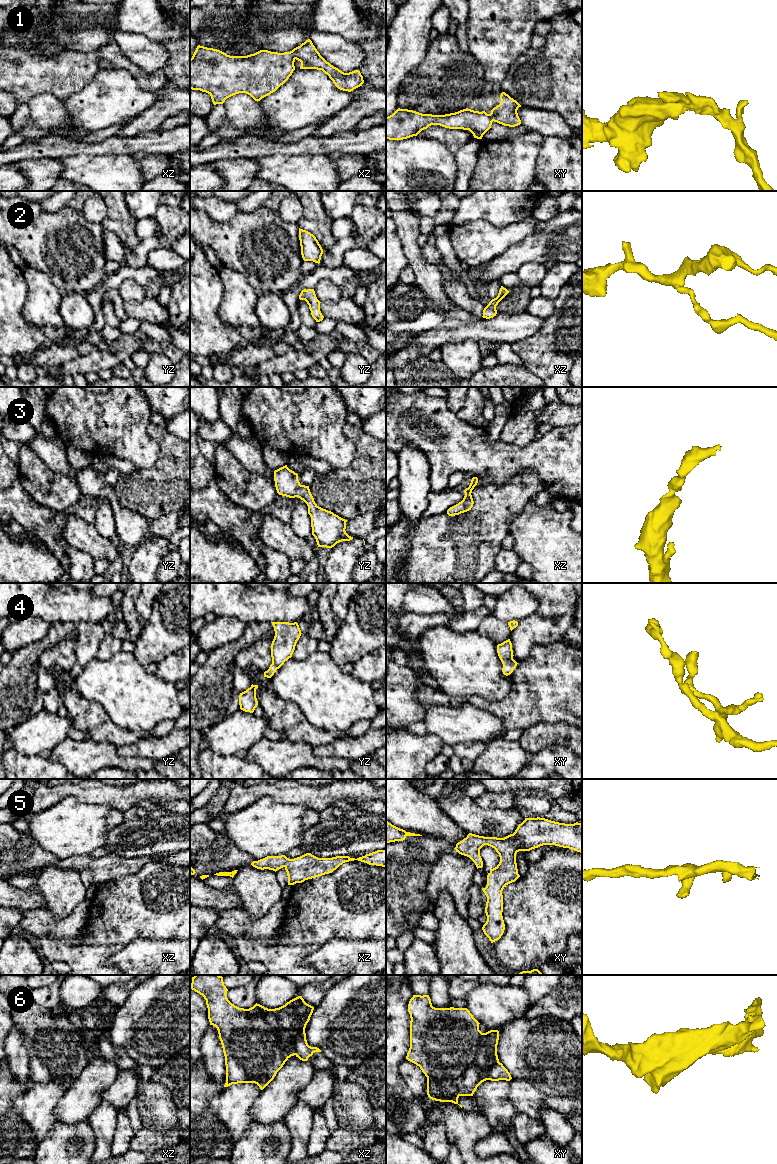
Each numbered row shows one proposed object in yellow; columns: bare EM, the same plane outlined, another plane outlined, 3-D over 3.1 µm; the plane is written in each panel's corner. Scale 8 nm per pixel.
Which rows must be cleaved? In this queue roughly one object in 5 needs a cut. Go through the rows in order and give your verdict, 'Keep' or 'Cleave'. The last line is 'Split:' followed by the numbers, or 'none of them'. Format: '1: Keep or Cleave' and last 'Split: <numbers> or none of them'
1: Cleave
2: Keep
3: Keep
4: Keep
5: Keep
6: Cleave
Split: 1, 6

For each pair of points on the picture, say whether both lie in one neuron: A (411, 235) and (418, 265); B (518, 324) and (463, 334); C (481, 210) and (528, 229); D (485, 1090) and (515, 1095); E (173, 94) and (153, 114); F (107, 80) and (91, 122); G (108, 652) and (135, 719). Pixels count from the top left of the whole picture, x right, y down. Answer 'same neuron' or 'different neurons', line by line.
A: same neuron
B: same neuron
C: different neurons
D: different neurons
E: same neuron
F: same neuron
G: different neurons

